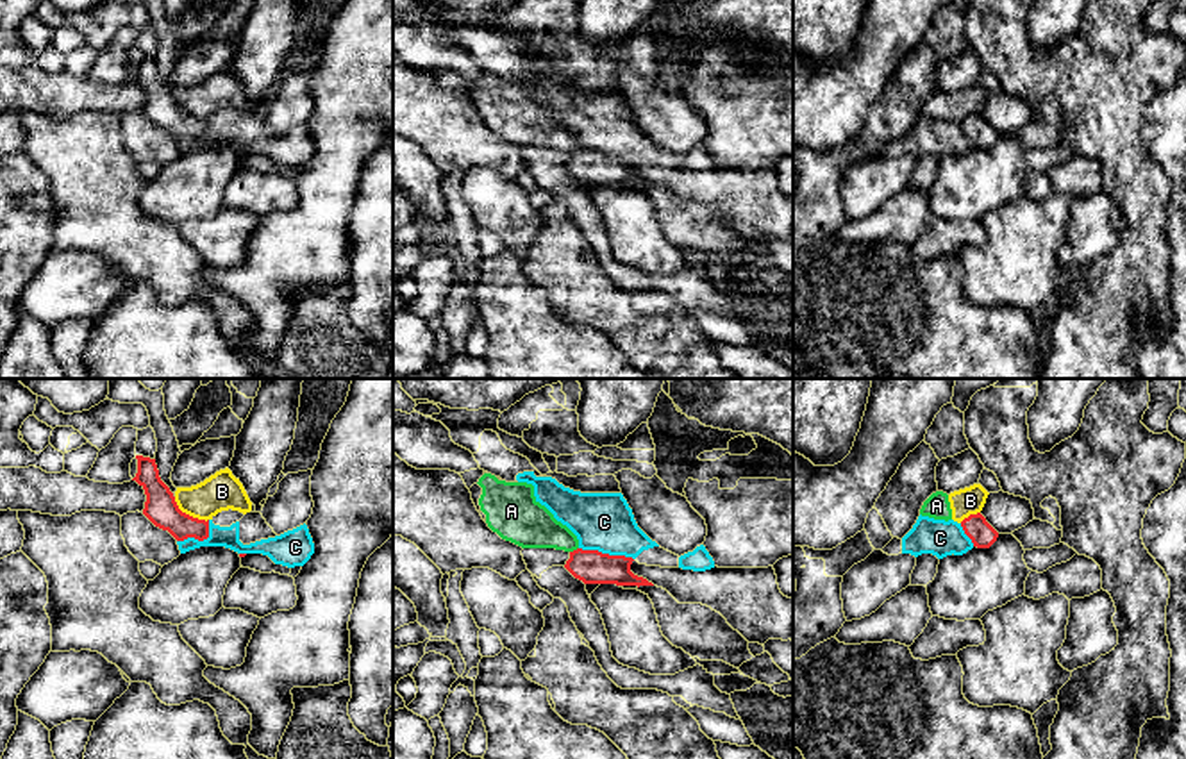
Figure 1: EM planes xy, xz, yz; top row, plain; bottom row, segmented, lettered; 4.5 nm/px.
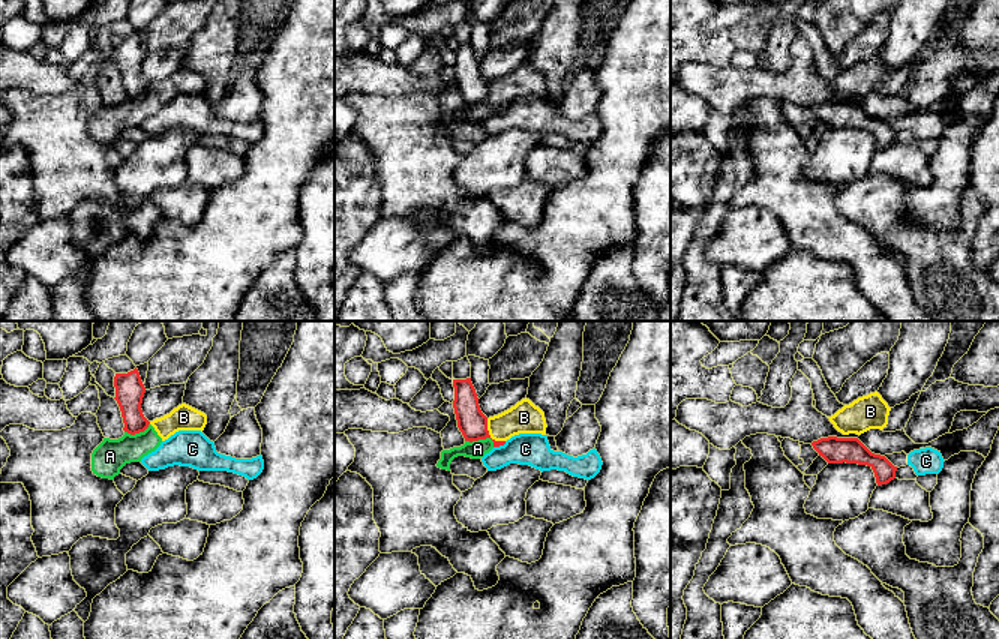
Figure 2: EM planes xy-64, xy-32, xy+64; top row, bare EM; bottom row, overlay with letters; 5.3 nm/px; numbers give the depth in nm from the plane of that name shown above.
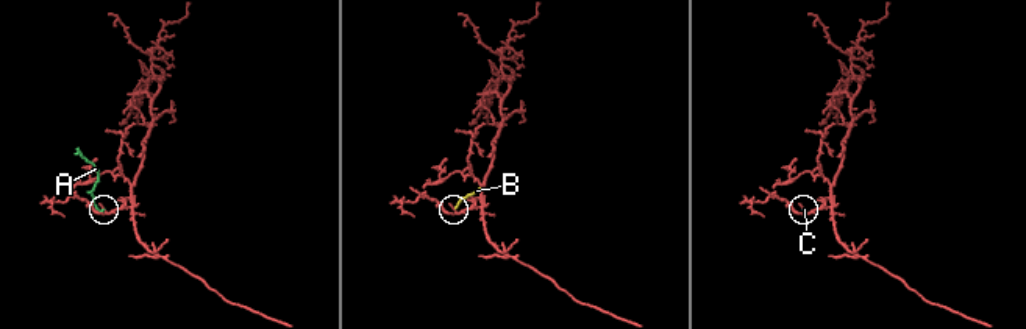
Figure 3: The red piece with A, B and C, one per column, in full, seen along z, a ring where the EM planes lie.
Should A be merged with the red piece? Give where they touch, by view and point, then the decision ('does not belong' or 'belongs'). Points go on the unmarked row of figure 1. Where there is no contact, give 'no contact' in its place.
xz (574, 150) | does not belong

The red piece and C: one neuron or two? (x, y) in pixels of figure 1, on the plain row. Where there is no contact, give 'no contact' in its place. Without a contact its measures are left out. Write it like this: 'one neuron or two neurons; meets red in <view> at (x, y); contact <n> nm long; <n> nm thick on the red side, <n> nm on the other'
two neurons; meets red in xz at (606, 154); contact 260 nm long; 160 nm thick on the red side, 260 nm on the other

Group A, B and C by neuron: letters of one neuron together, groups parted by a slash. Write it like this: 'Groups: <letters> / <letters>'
Groups: A B / C

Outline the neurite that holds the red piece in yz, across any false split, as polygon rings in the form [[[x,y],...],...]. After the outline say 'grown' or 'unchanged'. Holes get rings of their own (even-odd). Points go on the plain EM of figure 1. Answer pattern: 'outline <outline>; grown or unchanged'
outline [[[981,113],[965,118],[961,127],[977,148],[990,148],[998,138],[998,132],[986,121]]]; unchanged

